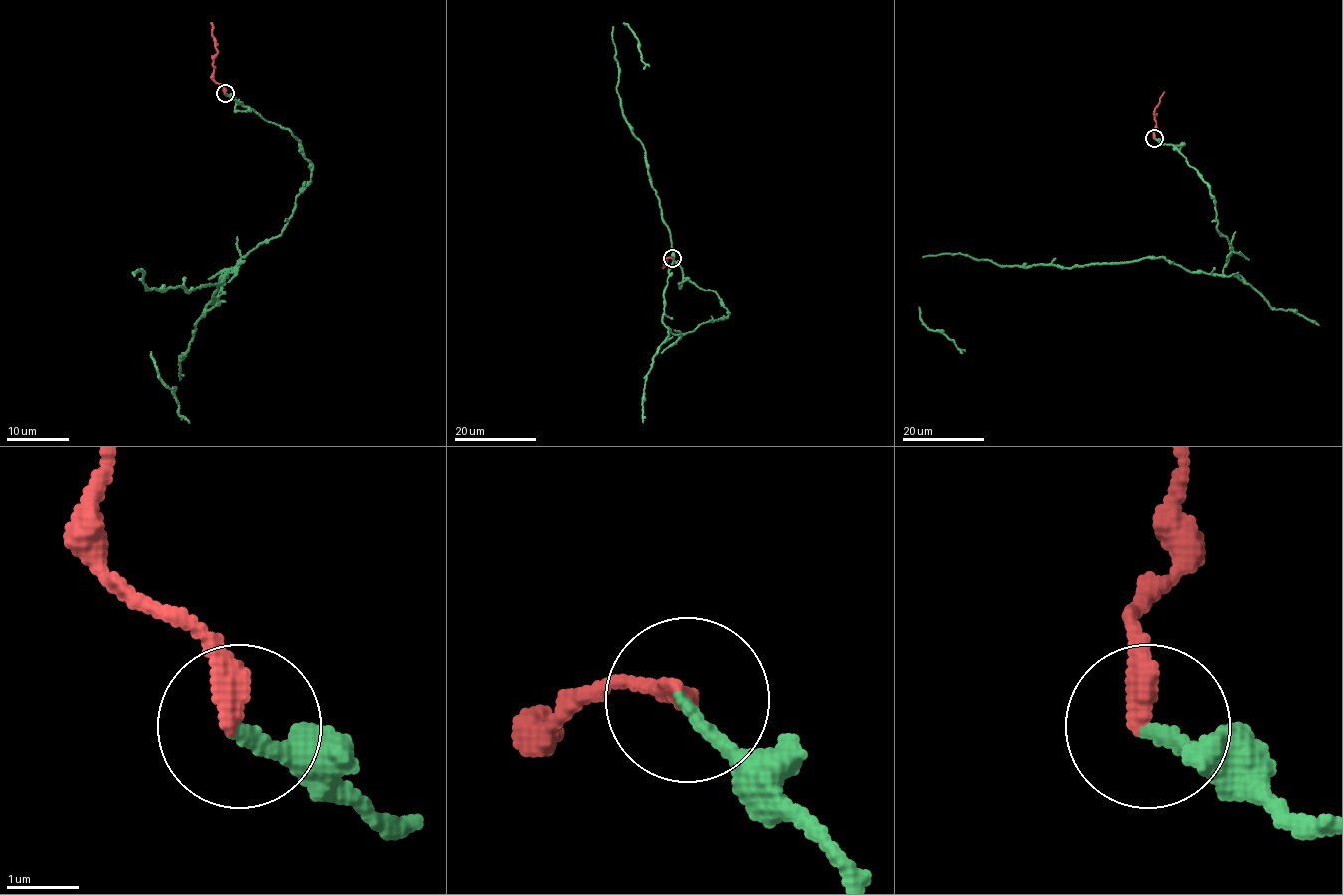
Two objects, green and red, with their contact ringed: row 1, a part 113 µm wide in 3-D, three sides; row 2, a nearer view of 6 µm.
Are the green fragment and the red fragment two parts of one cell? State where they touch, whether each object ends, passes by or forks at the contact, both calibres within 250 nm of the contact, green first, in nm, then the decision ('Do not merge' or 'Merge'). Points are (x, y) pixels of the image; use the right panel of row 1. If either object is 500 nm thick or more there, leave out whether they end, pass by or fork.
Place: (1154, 138). At the ring green ends. At the ring red ends. Thickness 180 nm (green) against 320 nm. Do not merge

